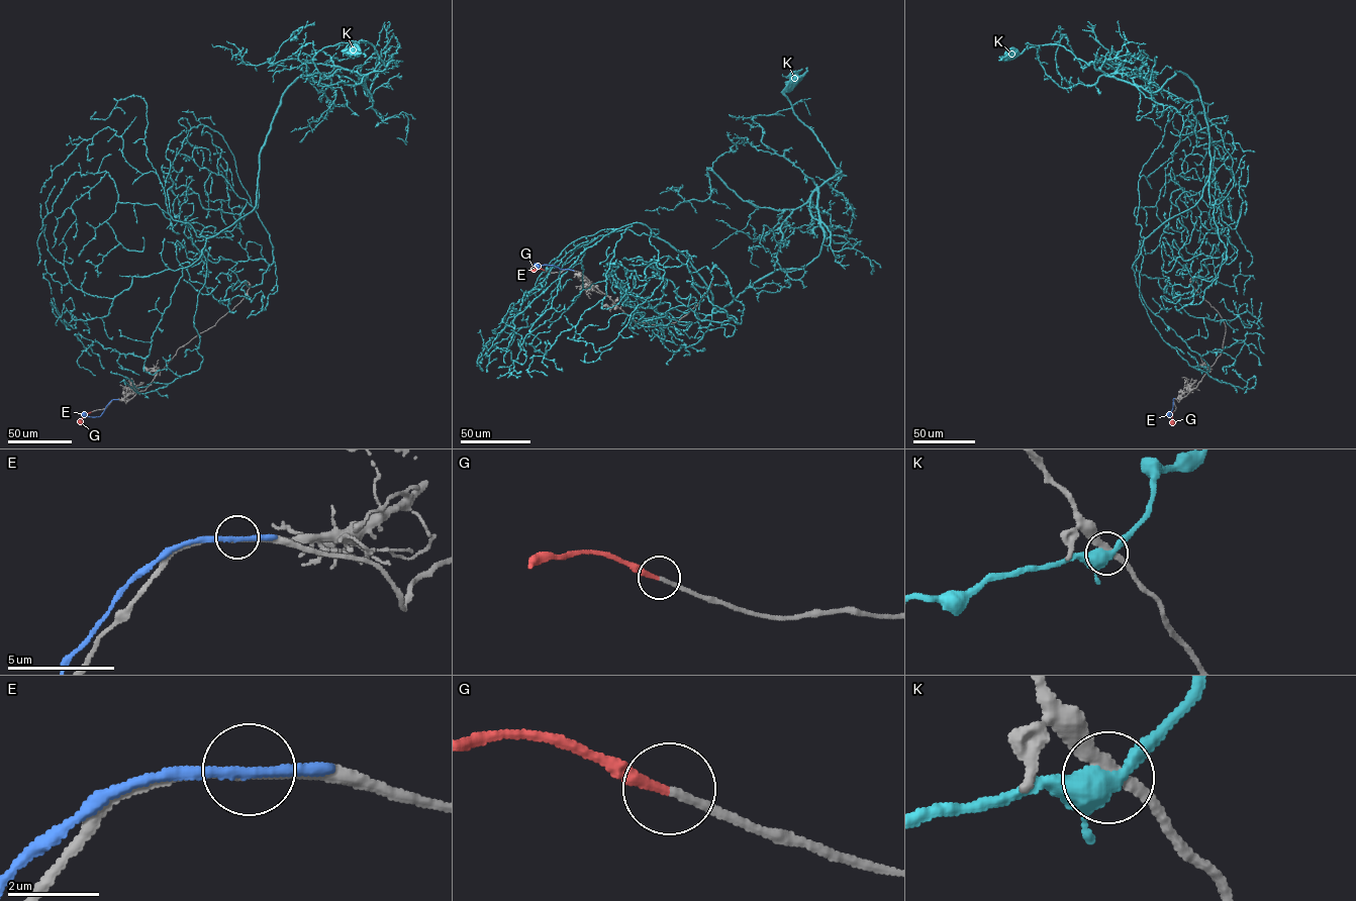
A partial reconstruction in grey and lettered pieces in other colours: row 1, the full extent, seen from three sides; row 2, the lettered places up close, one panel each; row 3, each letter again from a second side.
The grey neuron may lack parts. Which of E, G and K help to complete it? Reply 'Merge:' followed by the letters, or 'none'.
Merge: G

